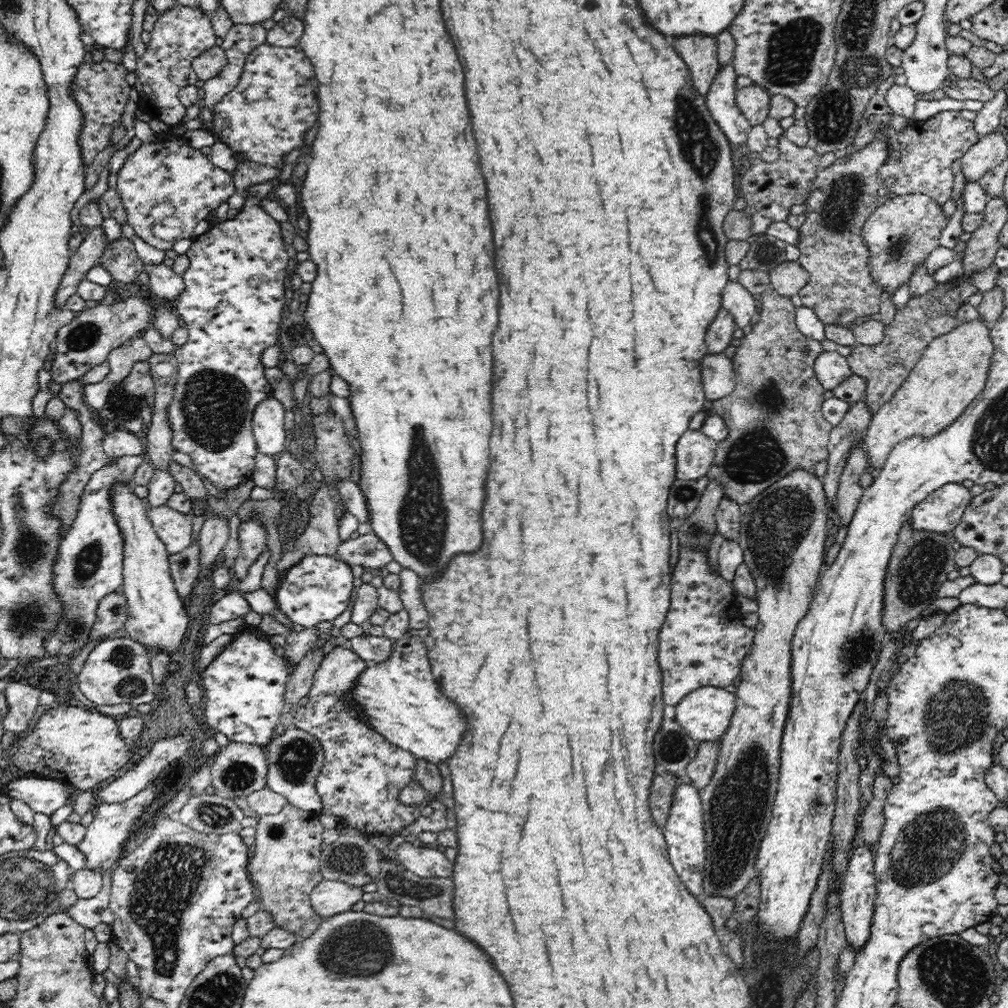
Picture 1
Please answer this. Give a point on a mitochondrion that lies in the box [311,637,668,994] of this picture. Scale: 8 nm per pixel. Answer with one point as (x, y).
(349, 945)

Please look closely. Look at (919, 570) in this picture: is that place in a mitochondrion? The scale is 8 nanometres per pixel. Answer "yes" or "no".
yes

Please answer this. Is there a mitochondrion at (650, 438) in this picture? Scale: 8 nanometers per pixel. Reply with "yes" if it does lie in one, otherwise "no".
no

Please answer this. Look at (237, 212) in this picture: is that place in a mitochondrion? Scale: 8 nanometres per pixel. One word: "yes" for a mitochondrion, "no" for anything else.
no

